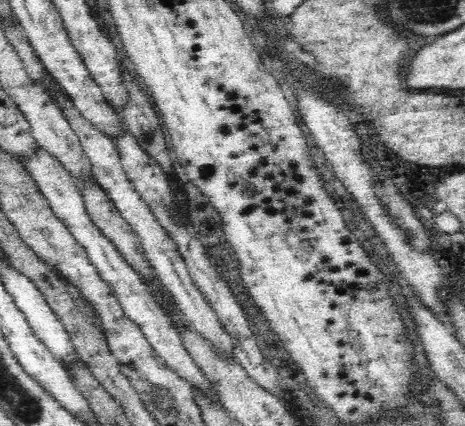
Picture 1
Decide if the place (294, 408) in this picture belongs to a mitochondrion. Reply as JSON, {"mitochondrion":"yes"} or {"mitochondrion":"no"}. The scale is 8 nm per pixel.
{"mitochondrion":"no"}

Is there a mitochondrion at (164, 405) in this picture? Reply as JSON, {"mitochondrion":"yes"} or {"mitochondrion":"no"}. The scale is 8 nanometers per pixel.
{"mitochondrion":"yes"}

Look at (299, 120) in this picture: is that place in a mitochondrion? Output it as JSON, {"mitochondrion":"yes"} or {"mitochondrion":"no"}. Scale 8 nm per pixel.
{"mitochondrion":"no"}

